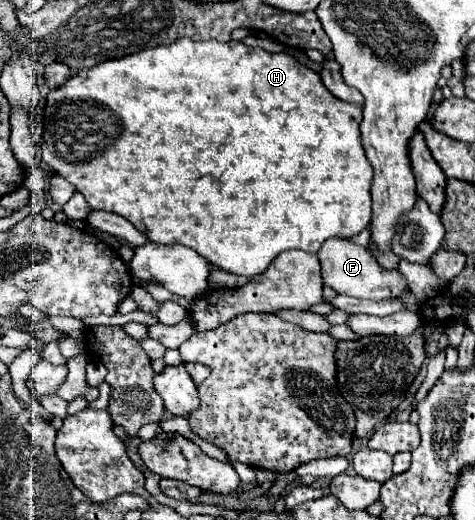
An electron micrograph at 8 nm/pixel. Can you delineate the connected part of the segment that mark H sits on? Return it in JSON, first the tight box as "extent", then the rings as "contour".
{"extent":[41,38,373,276],"contour":[[[179,38],[177,42],[171,42],[167,46],[155,46],[155,48],[147,48],[145,52],[137,52],[131,56],[123,56],[119,60],[109,60],[103,64],[97,64],[95,68],[87,68],[87,70],[79,70],[73,72],[71,78],[67,82],[63,82],[59,88],[51,90],[47,94],[47,102],[45,102],[45,110],[43,110],[43,140],[41,140],[41,154],[43,154],[43,162],[55,170],[57,174],[61,174],[65,180],[69,180],[87,200],[87,204],[91,208],[97,210],[107,210],[107,212],[115,212],[123,218],[127,218],[139,232],[143,232],[147,236],[147,240],[151,242],[159,242],[159,244],[183,244],[183,246],[191,246],[195,248],[203,258],[207,258],[213,266],[231,272],[231,274],[243,274],[243,276],[255,276],[265,272],[265,268],[271,264],[271,260],[275,256],[279,256],[285,250],[303,250],[303,252],[317,252],[321,248],[321,244],[331,238],[331,236],[341,236],[341,238],[351,238],[355,234],[359,234],[363,228],[369,226],[371,222],[371,178],[373,178],[373,168],[369,164],[369,160],[365,158],[365,150],[361,146],[361,134],[359,134],[359,124],[363,118],[363,108],[359,104],[349,104],[349,102],[341,102],[335,96],[331,96],[331,92],[321,84],[321,76],[307,68],[305,64],[301,64],[299,60],[295,60],[289,54],[271,54],[263,48],[249,48],[243,42],[215,42],[215,40],[207,40],[207,42],[195,42],[189,38]]]}

